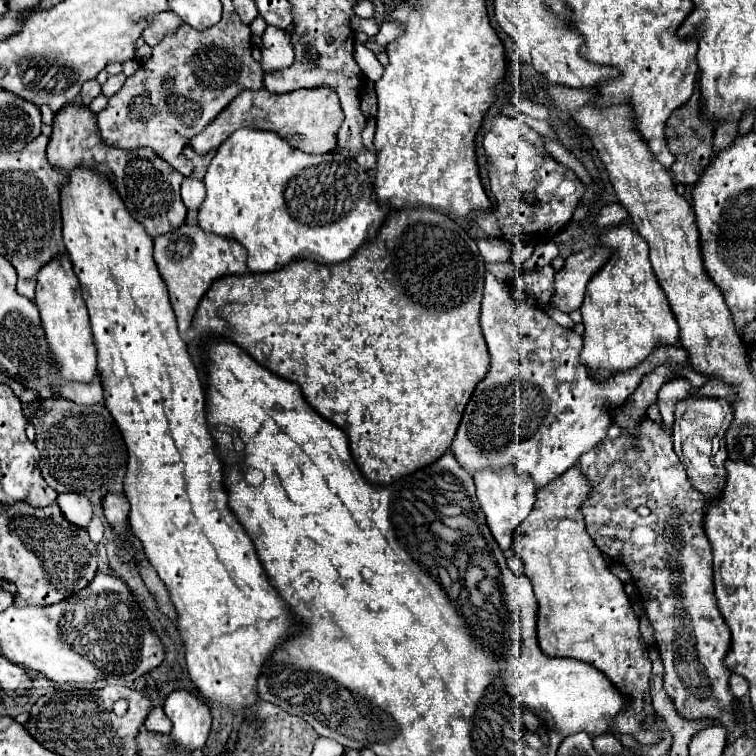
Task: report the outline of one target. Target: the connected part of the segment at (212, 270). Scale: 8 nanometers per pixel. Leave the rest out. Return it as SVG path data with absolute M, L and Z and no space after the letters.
M183 223L175 231L155 239L155 263L167 285L169 299L179 323L179 333L185 333L191 327L195 309L211 283L219 277L241 275L247 271L247 249L235 239L211 235L199 229L199 225Z

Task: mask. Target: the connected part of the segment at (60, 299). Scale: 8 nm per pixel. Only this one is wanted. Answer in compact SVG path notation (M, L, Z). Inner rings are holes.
M63 253L63 257L55 257L55 261L49 261L47 265L43 265L43 269L39 269L35 303L39 307L43 329L53 351L53 359L61 371L61 377L89 383L97 369L97 349L89 325L87 307L81 297L81 287L67 253Z

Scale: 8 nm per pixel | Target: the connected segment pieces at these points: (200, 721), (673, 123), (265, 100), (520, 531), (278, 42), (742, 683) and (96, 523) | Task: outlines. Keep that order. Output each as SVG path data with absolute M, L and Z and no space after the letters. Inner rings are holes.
M175 689L165 699L163 711L173 721L171 737L179 751L195 751L205 747L211 729L211 709L203 697L197 697L185 689Z
M699 83L695 87L695 93L691 95L691 99L687 101L687 105L681 105L679 109L675 109L675 113L671 113L671 117L665 125L665 133L669 133L667 145L669 145L671 153L675 155L675 163L669 169L671 175L675 175L675 179L683 185L693 185L701 177L707 163L711 161L713 133L715 133L715 125L707 125L707 121L703 121L703 117L699 117Z
M321 87L321 89L305 89L305 91L291 91L285 95L273 95L267 89L259 91L243 91L207 125L199 135L191 139L191 147L205 155L211 149L217 149L231 133L235 133L241 127L255 127L255 129L267 129L279 133L283 139L287 139L295 149L301 149L305 153L327 153L337 147L337 131L343 123L343 109L339 105L339 97L333 89Z
M571 467L551 485L537 489L533 511L513 533L513 549L525 563L525 577L533 583L537 599L539 647L545 655L587 661L603 671L629 697L627 711L615 717L611 733L631 733L639 743L657 743L657 731L647 731L641 725L653 713L649 695L651 659L623 583L611 573L605 555L585 529L581 505L589 495L591 481L579 467Z
M267 27L263 33L263 71L285 69L293 63L291 37L279 27Z
M731 675L729 689L731 689L731 693L733 693L735 699L741 699L749 691L749 685L747 685L747 681L741 675Z
M93 517L91 525L89 525L89 537L93 543L101 543L103 541L103 521L99 517Z

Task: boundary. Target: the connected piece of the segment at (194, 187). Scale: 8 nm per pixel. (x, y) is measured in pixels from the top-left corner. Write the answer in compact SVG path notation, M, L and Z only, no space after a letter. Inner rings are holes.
M185 179L181 183L181 197L183 197L183 203L187 205L187 209L197 209L203 199L205 199L205 185L203 181L197 181L197 179Z

